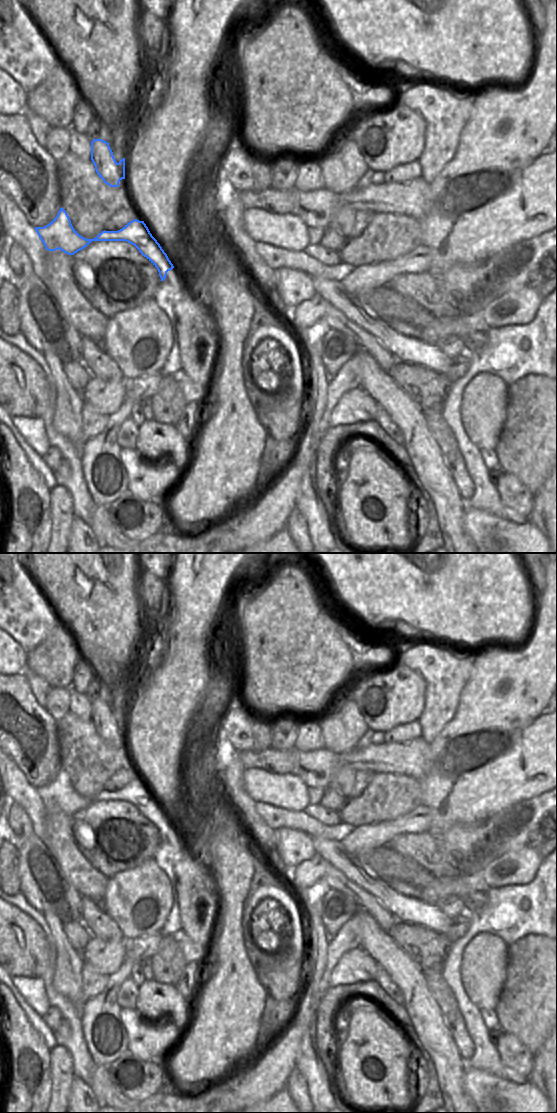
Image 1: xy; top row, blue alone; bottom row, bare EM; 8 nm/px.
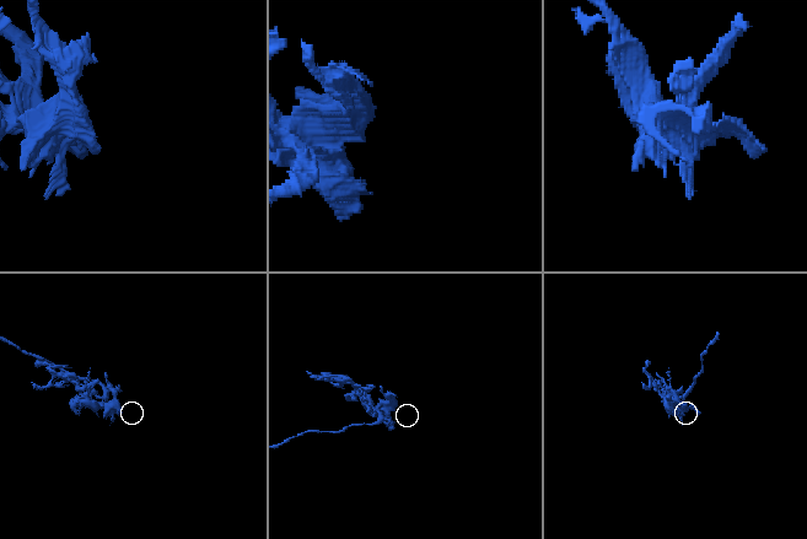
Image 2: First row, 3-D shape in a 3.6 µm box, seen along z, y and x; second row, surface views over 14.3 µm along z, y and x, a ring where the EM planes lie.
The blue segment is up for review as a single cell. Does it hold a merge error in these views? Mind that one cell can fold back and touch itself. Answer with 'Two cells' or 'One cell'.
Two cells.

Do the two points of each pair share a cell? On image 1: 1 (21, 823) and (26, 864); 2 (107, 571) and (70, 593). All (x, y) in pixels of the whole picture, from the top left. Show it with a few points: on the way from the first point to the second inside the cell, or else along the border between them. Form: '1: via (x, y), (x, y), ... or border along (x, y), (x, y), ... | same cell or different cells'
1: border along (33, 833), (29, 836), (17, 837) | different cells
2: via (98, 571), (92, 571), (79, 584) | same cell

